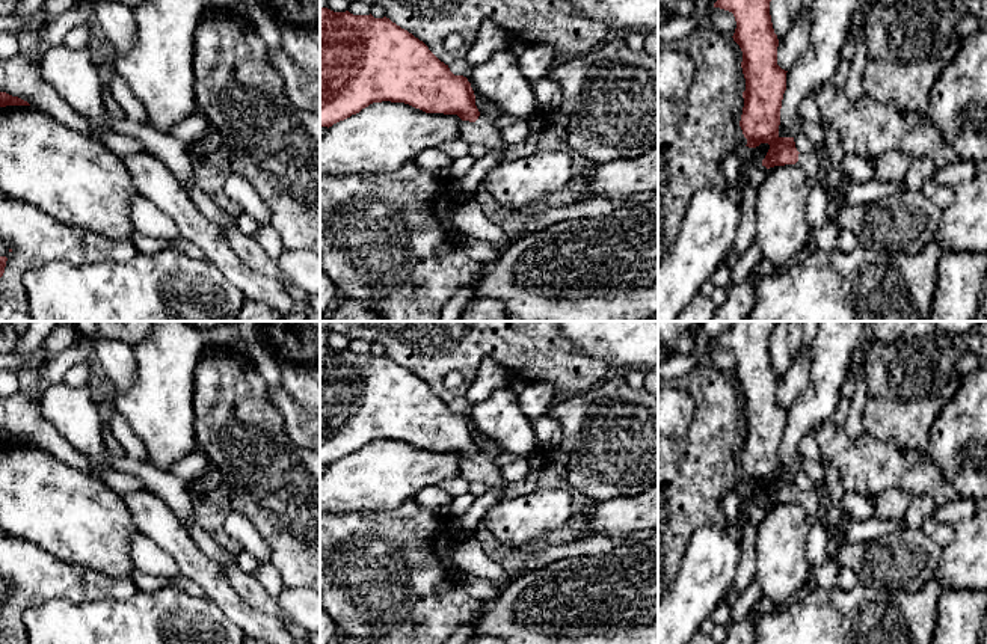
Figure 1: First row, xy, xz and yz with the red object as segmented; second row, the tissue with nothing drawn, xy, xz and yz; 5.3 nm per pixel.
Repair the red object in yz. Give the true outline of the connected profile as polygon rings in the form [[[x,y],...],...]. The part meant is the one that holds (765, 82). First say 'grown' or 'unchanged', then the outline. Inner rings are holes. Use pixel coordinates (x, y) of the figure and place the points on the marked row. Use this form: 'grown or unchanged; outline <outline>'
grown; outline [[[717,0],[714,8],[733,14],[736,29],[733,41],[743,51],[743,74],[746,90],[739,121],[749,148],[768,143],[770,149],[762,160],[767,169],[794,164],[804,170],[809,187],[816,184],[819,160],[815,152],[800,154],[794,137],[780,137],[780,109],[786,90],[786,72],[777,65],[779,39],[774,33],[771,0]]]

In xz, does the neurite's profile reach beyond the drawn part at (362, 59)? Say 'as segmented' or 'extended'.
extended

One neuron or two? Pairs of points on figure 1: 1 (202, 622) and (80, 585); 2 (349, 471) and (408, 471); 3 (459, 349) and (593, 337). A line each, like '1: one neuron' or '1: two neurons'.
1: two neurons
2: one neuron
3: two neurons

